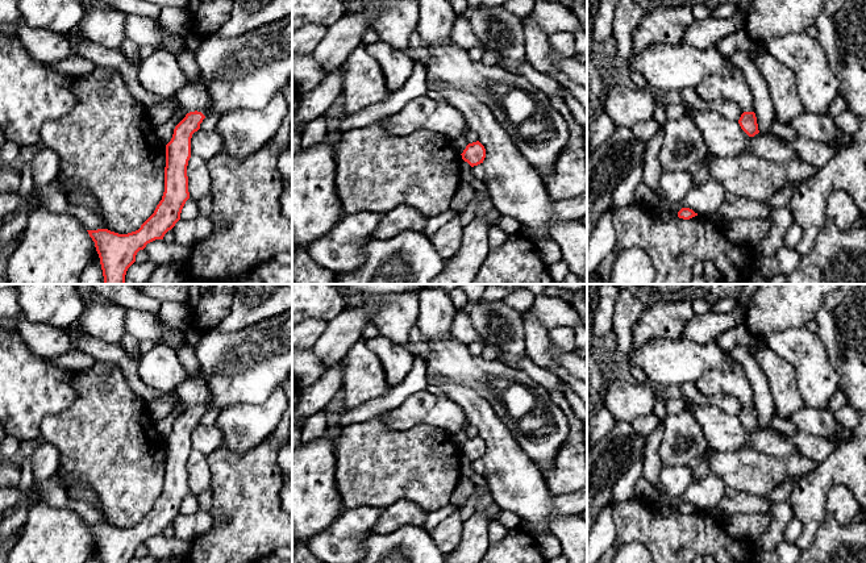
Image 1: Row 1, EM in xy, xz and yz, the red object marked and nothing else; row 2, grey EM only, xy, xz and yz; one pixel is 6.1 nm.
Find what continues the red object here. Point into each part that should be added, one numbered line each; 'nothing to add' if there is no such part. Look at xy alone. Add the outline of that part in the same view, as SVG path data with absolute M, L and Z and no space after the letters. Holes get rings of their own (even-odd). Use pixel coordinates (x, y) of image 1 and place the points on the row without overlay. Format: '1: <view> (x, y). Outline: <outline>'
1: xy (246, 366). Outline: M292 308L232 333L204 331L193 349L209 388L204 410L262 404L292 372Z

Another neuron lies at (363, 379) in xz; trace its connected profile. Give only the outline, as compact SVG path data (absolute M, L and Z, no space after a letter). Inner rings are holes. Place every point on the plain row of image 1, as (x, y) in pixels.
M361 338L349 349L342 359L342 366L346 410L383 397L391 391L379 358L365 339Z

